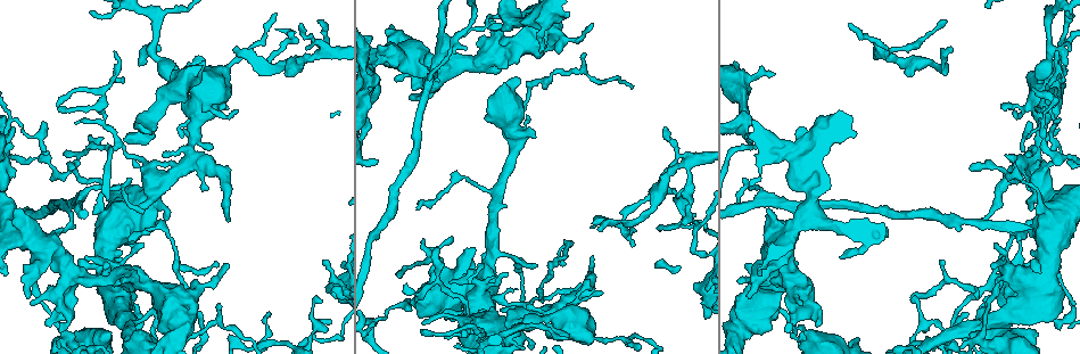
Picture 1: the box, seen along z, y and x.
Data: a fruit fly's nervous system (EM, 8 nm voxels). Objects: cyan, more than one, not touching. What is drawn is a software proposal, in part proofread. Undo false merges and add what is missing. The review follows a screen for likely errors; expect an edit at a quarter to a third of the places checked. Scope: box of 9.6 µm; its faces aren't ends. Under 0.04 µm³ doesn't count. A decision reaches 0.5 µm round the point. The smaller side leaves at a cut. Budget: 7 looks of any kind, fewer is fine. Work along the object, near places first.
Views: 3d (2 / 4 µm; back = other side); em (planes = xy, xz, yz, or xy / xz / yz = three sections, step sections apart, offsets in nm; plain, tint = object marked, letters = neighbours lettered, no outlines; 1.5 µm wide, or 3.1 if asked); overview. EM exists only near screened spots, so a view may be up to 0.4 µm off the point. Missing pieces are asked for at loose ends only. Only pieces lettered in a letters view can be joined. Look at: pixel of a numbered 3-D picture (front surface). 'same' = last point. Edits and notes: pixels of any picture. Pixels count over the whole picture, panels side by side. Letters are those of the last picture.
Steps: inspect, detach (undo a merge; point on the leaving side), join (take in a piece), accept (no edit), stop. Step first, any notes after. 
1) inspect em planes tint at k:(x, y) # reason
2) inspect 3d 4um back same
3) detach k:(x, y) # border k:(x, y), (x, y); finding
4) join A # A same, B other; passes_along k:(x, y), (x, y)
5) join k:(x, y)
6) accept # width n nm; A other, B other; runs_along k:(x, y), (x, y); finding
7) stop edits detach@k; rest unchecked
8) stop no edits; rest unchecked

inspect 3d 2um at 1:(746, 263) # thin end

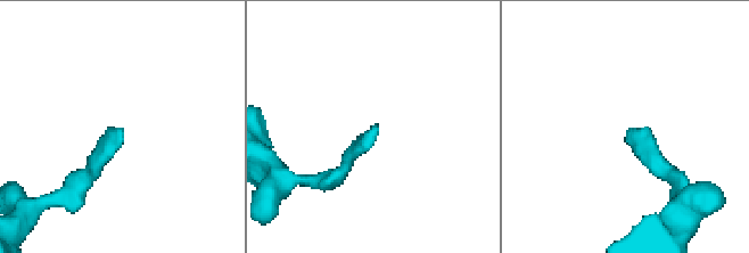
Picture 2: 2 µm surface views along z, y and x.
inspect em xy step 8 letters at 2:(378, 126) # need the tissue

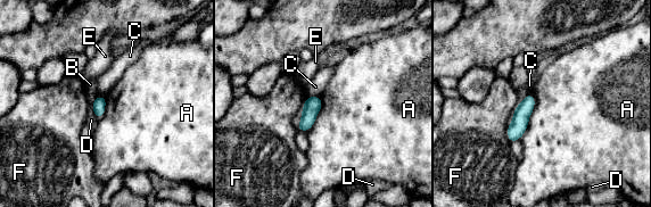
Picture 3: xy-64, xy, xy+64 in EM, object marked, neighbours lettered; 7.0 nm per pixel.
accept # A other, B other, C other, D other, E other, F other; runs_along 3:(529, 97), (529, 101), (511, 139); none of them fits

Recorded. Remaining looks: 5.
inspect em xz step 4 letters at 1:(237, 51) # thin end

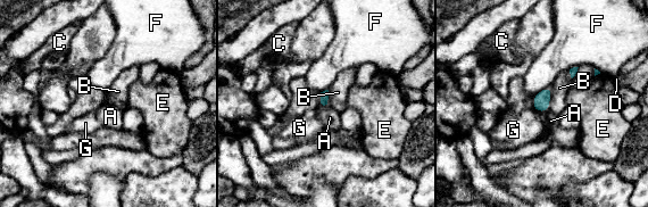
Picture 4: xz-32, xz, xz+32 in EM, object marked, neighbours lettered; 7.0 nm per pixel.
accept # A other, B other, C other, D other, E other, F other, G other; border 4:(551, 87), (548, 109); no lettered piece goes on from it

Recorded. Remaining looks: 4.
inspect 3d 2um at 1:(664, 126) # tapers out

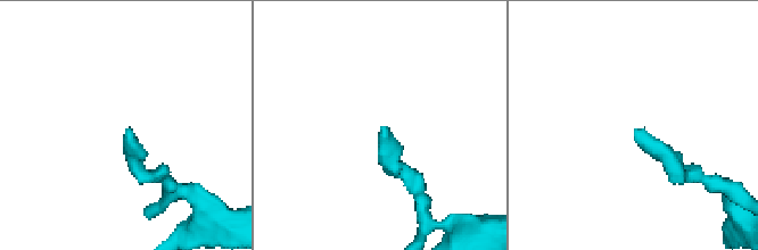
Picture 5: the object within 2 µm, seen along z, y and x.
inspect em planes letters at 5:(130, 132) # shape alone is not enough

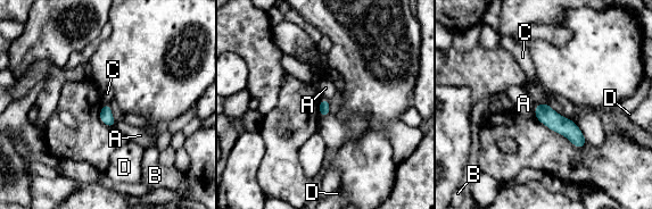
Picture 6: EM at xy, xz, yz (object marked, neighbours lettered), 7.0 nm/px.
accept # longest_contact A 100 nm; A other, B other, C other, D other; border 6:(536, 102), (547, 103); none of them fits

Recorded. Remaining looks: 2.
stop no edits; rest unchecked

